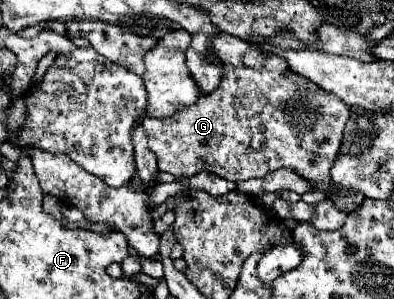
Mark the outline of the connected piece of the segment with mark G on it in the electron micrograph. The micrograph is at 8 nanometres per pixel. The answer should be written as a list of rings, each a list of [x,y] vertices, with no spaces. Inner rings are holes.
[[[217,31],[211,41],[211,51],[225,65],[223,79],[211,95],[203,95],[193,107],[183,107],[171,117],[141,119],[141,125],[149,139],[149,147],[157,155],[159,171],[167,171],[175,177],[209,171],[227,181],[239,183],[253,177],[265,177],[281,167],[291,167],[307,181],[311,181],[315,189],[325,191],[329,197],[329,169],[339,155],[343,127],[349,119],[351,109],[343,101],[339,101],[337,95],[331,95],[321,87],[315,87],[315,83],[311,83],[309,79],[293,73],[283,57],[267,55],[239,37]]]

